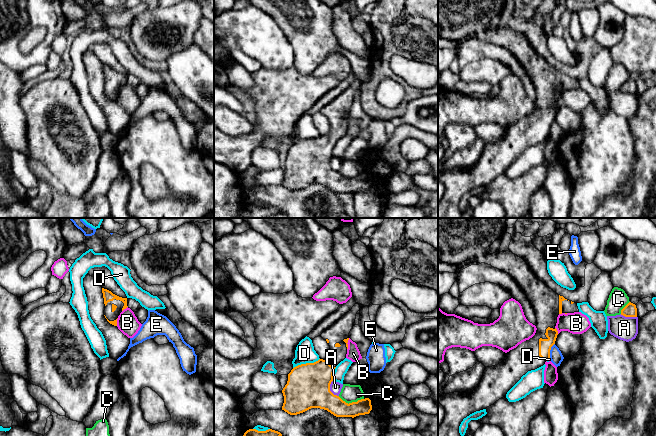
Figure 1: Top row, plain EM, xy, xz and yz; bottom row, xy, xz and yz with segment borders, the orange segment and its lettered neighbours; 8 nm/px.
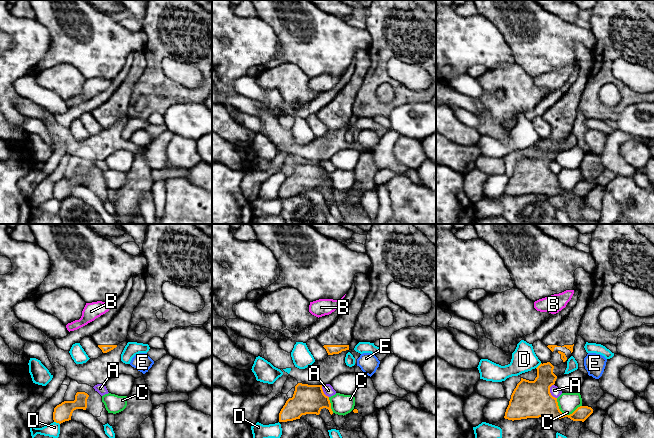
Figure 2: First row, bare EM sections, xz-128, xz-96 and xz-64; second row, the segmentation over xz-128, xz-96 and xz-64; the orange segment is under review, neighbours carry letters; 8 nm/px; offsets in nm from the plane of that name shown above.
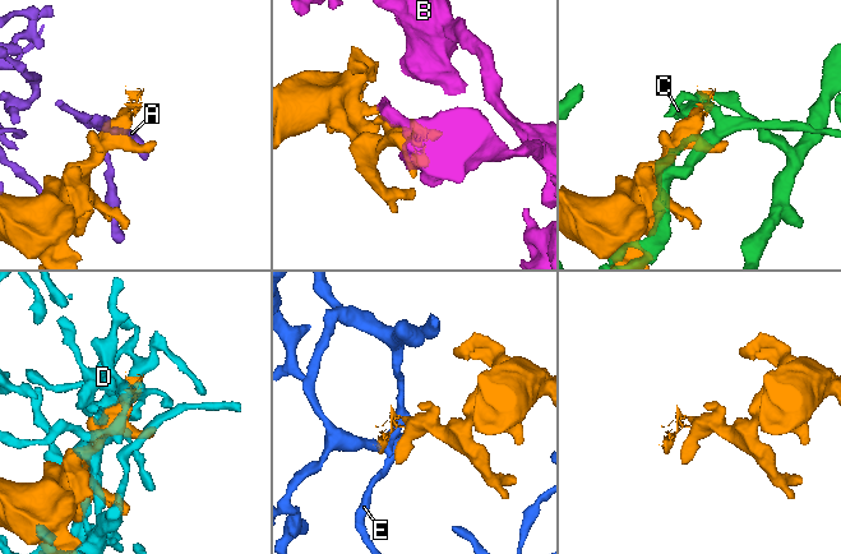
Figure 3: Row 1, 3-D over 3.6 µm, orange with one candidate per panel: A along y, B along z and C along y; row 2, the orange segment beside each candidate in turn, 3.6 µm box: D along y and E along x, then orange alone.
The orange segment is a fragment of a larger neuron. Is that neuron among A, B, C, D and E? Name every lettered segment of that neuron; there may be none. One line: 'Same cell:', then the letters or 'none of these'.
Same cell: none of these

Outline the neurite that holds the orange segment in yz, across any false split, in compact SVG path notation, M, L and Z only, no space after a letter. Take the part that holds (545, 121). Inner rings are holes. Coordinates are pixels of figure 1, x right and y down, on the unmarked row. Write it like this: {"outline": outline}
{"outline": "M438 0L438 36L459 42L462 38L474 35L508 49L520 62L532 80L537 94L535 111L506 129L505 135L498 141L486 143L478 162L470 169L449 169L438 172L438 178L445 185L445 195L438 203L438 218L462 218L459 202L470 190L486 185L507 168L528 147L535 146L550 135L551 123L555 120L558 107L555 104L557 93L562 89L579 88L577 79L558 71L540 57L527 39L510 26L487 30L493 18L506 8L506 0Z"}

